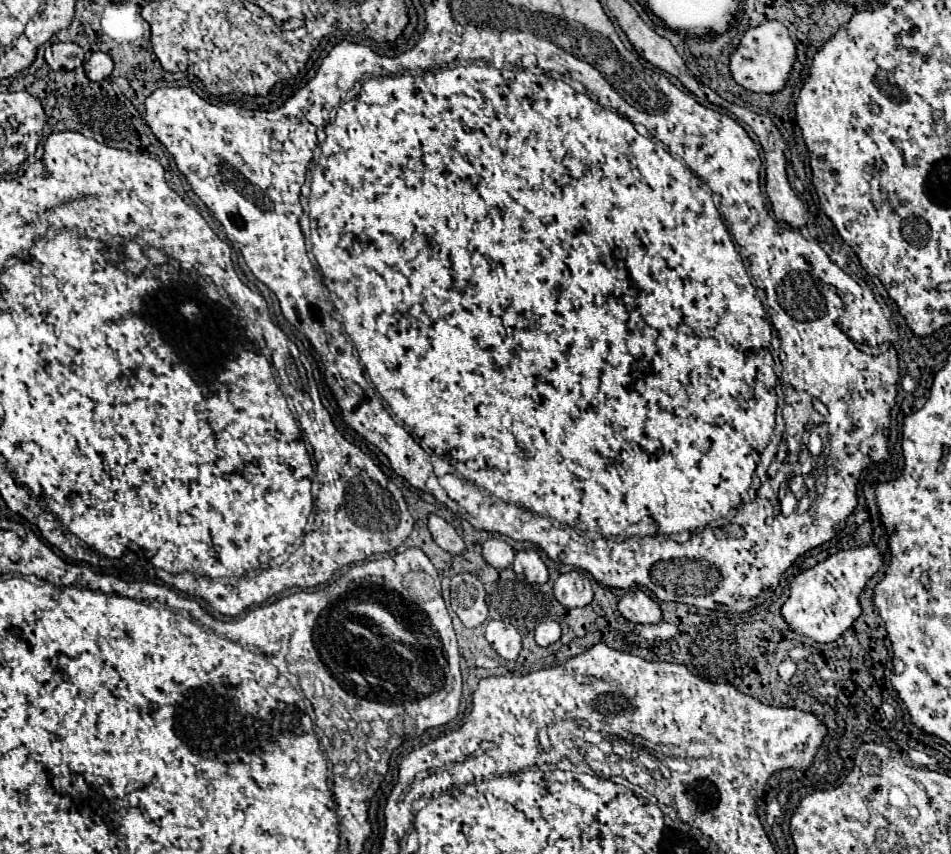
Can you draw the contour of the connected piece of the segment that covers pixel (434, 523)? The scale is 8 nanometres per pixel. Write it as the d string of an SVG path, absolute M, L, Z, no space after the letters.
M438 515L428 517L428 531L432 533L432 539L438 547L442 547L448 553L462 553L464 551L464 541L462 537L454 531L450 523L446 523Z

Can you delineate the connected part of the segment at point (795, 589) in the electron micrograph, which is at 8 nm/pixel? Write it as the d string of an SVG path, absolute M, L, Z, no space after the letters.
M862 547L850 551L838 551L812 569L802 571L790 583L790 597L782 605L782 617L786 625L818 643L836 641L858 617L860 617L860 593L868 579L882 567L882 553L878 547Z

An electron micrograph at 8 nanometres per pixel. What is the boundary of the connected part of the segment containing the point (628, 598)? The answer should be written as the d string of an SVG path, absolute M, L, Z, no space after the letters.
M628 591L618 603L618 611L626 621L640 623L640 625L652 625L662 619L662 611L656 601L652 601L644 591Z

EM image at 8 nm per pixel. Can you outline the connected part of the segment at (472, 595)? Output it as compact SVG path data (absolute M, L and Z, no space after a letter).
M472 573L454 575L450 581L450 607L466 629L482 625L488 617L486 591Z

